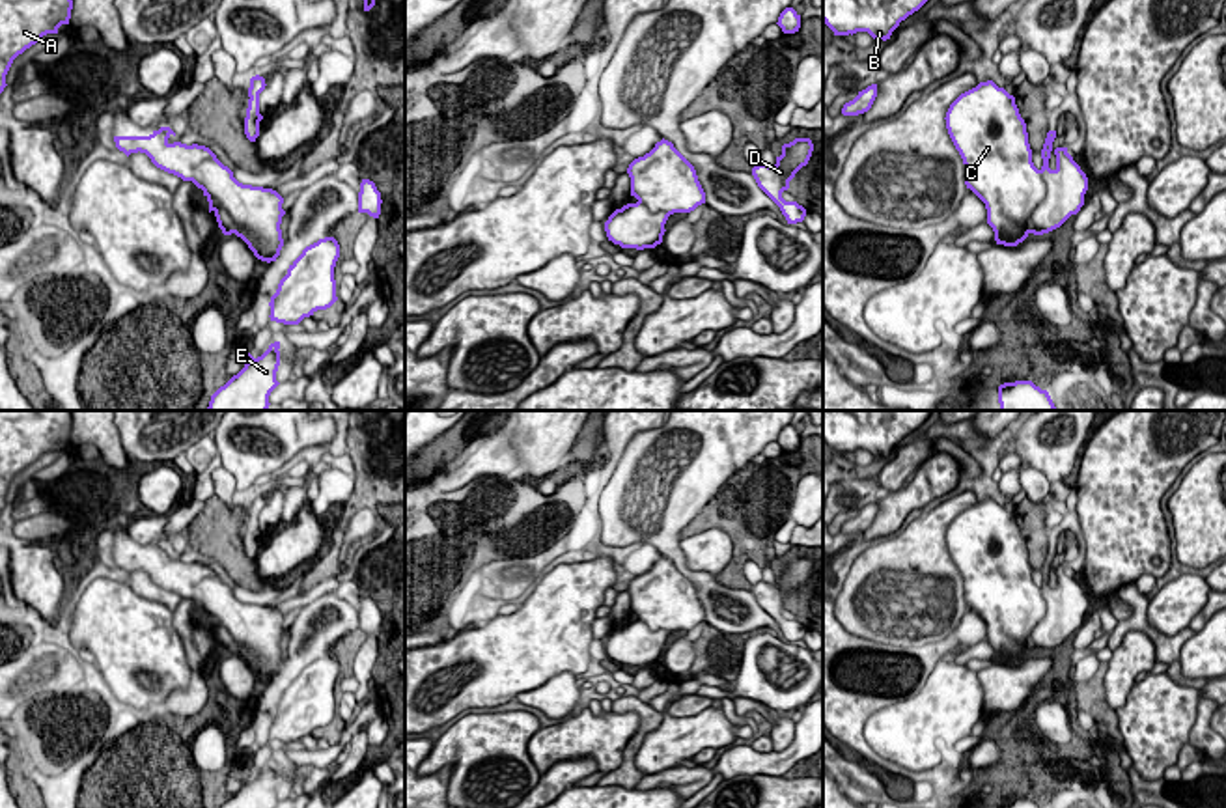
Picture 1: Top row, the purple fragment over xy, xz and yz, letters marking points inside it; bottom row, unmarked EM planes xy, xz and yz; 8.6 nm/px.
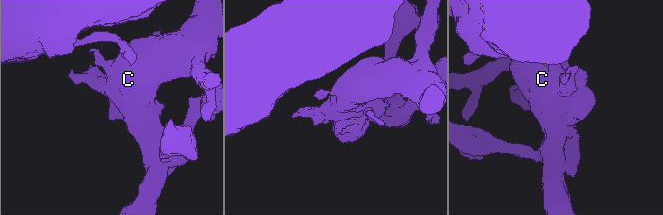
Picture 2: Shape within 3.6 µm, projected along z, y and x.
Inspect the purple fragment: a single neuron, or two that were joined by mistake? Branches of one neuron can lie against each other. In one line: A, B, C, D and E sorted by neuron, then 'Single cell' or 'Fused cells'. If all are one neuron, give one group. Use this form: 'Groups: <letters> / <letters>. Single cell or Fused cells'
Groups: A B C E / D. Fused cells

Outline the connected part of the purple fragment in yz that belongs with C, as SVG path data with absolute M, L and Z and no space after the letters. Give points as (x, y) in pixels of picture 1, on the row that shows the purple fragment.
M993 80L980 82L950 104L944 119L965 164L965 185L985 203L996 244L1017 246L1032 233L1030 216L1043 202L1047 187L1032 162L1026 123L1015 97Z

